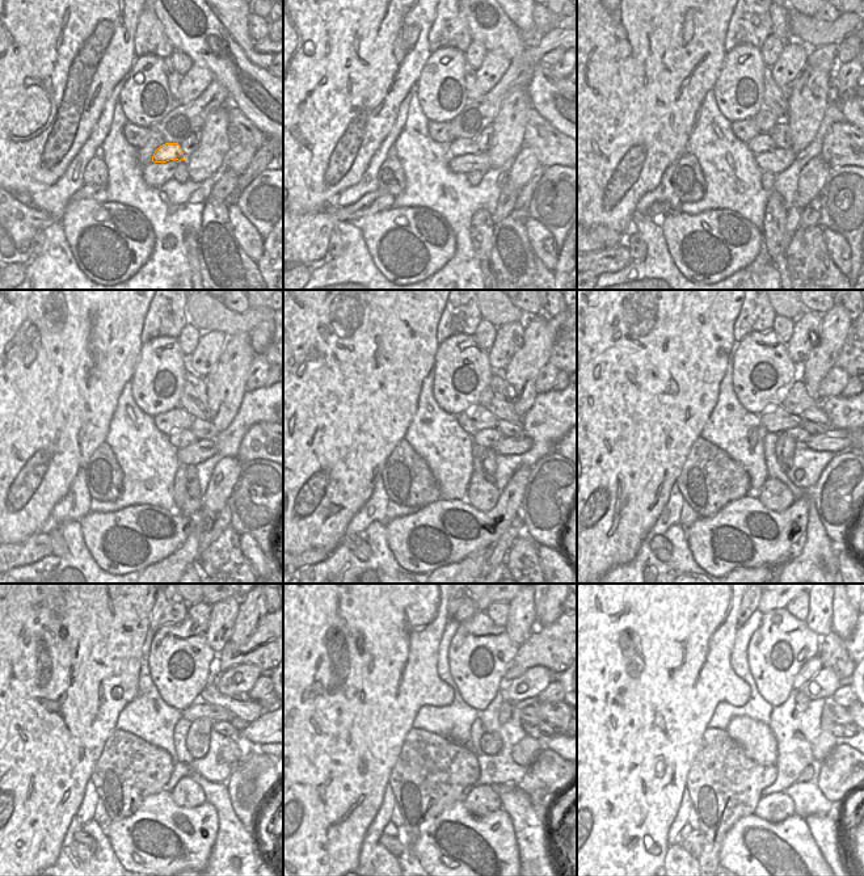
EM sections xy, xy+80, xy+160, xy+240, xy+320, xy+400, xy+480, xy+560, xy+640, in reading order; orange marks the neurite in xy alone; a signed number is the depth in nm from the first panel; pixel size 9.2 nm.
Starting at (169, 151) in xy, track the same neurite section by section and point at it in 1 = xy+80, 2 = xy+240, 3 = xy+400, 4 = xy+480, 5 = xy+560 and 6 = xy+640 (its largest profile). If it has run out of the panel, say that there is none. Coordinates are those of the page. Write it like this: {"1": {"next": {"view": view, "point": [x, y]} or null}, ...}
{"1": {"next": {"view": "xy+80", "point": [462, 146]}}, "2": {"next": {"view": "xy+240", "point": [180, 438]}}, "3": {"next": {"view": "xy+400", "point": [799, 434]}}, "4": {"next": {"view": "xy+480", "point": [224, 728]}}, "5": {"next": {"view": "xy+560", "point": [532, 731]}}, "6": {"next": {"view": "xy+640", "point": [837, 731]}}}

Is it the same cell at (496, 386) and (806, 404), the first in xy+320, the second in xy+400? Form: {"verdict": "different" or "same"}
{"verdict": "same"}

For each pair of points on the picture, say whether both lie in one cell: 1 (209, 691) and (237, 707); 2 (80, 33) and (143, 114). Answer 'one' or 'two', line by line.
1: one
2: two

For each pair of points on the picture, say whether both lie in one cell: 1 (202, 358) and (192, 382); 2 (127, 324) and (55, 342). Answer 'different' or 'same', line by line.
1: different
2: same

